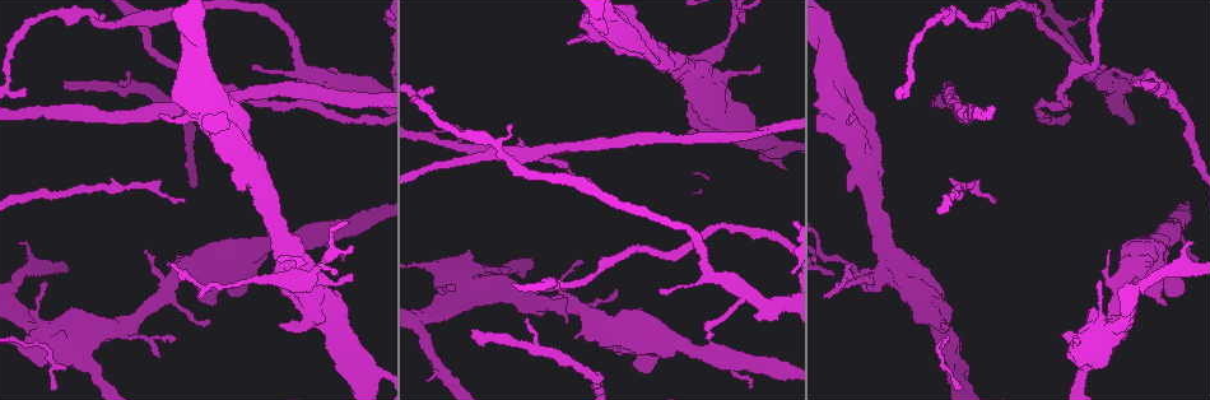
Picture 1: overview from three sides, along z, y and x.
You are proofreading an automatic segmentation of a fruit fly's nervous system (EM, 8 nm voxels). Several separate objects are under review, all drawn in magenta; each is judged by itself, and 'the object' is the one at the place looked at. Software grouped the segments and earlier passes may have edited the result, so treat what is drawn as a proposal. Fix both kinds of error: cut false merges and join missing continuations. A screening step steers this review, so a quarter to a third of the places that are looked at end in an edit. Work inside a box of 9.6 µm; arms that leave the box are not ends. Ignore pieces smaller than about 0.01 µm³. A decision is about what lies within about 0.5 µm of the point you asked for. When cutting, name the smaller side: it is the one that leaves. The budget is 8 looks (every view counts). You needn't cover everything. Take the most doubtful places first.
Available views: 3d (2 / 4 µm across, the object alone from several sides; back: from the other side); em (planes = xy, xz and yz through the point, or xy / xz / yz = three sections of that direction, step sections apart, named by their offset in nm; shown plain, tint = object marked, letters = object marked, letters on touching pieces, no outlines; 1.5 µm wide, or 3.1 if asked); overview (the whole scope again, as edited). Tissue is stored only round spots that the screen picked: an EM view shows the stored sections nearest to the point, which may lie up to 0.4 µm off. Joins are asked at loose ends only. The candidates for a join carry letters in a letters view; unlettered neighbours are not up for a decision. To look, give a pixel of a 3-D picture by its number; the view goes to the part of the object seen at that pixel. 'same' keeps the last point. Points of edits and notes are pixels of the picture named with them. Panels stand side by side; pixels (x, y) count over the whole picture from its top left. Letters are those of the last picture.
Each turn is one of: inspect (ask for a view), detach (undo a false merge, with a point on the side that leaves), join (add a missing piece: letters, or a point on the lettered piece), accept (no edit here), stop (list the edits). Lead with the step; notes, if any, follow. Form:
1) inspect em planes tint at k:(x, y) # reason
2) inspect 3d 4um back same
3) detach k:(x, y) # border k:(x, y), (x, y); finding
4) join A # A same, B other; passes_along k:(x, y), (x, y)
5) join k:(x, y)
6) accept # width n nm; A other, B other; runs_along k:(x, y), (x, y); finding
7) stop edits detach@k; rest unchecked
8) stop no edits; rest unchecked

inspect em xy step 4 letters at 1:(592, 180) # end of a long branch

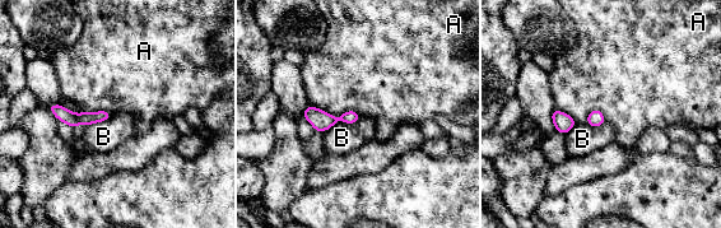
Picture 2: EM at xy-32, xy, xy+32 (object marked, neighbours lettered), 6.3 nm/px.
accept # A other, B other; border 2:(310, 103), (359, 116); none of them fits

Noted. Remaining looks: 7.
inspect 3d 2um at 1:(618, 354) # an open end

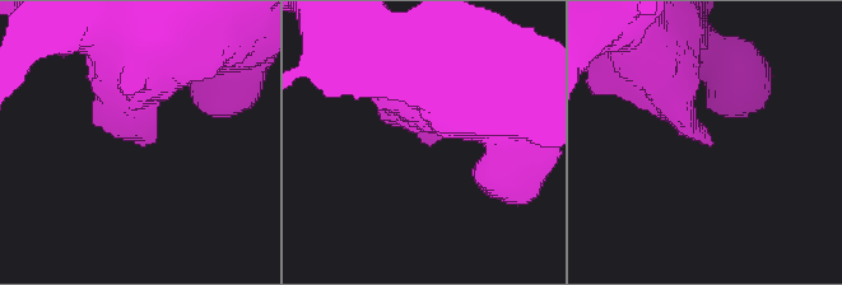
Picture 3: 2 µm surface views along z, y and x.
inspect em planes plain at 3:(136, 144) # need the tissue

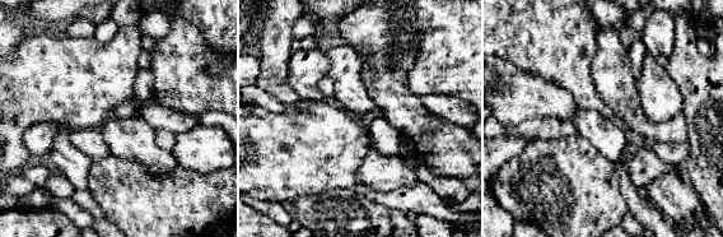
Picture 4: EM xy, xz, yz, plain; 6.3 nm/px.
inspect em planes letters same # see the neighbours

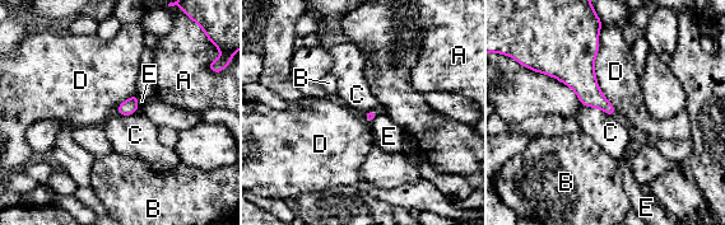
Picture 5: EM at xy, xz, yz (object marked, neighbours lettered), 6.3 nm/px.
accept # A other, B other, C other, D other, E other; border 5:(582, 104), (598, 107), (614, 116); no lettered piece goes on from it

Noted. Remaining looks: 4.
inspect 3d 4um at 1:(854, 114) # thin end

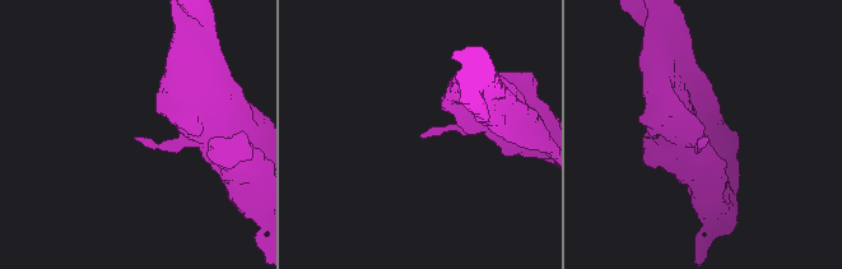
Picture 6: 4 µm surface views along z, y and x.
inspect em xz step 8 tint at 6:(421, 137) # need the tissue

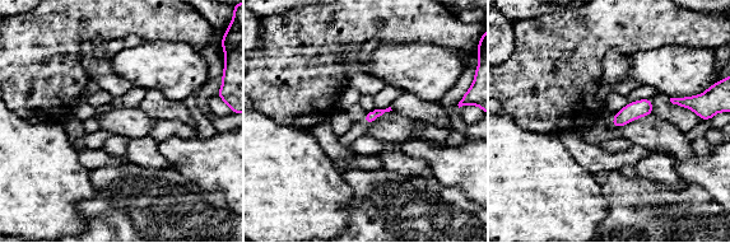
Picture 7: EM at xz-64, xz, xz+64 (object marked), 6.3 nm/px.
inspect em planes letters same # cut it another way

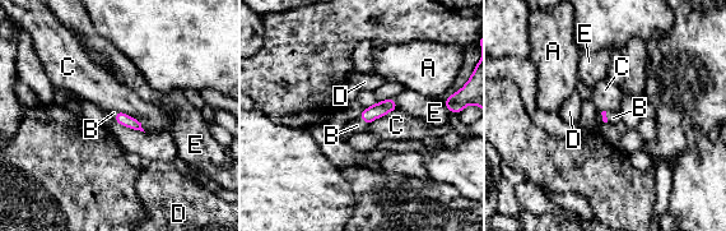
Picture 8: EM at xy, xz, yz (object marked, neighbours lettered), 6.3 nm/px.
join B # longest_contact C 240 nm; A other, B same, C other, D other, E other; passes_along 8:(378, 110), (363, 120), (357, 125); it goes on there

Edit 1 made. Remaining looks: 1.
stop edits join@8; rest unchecked

